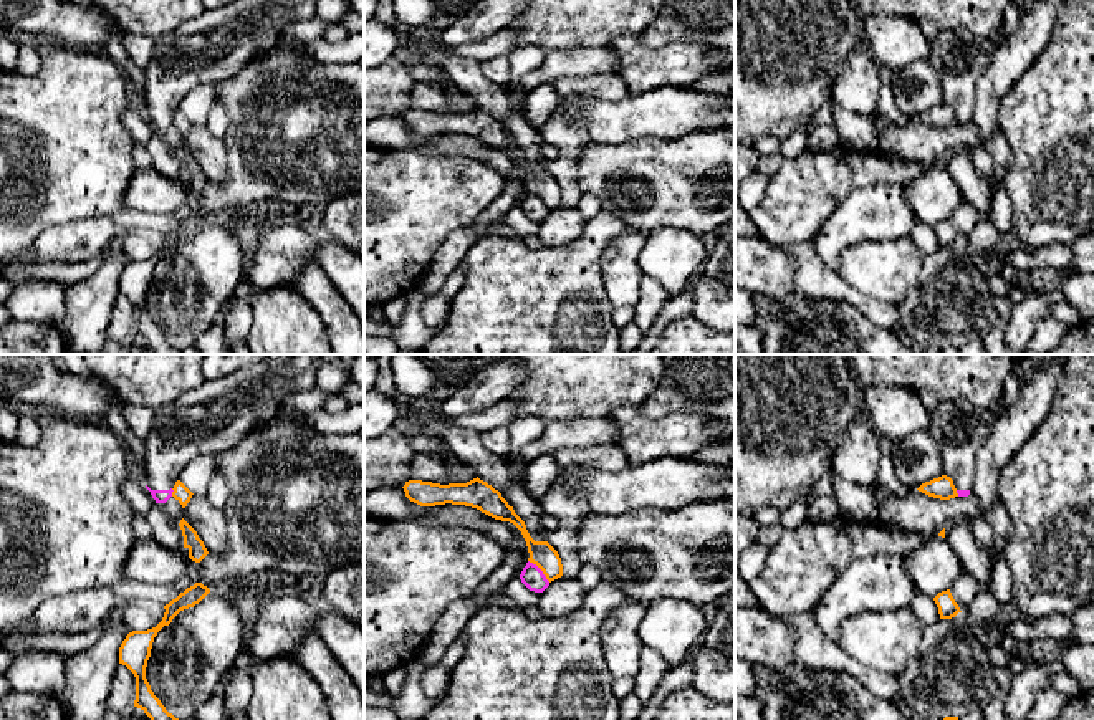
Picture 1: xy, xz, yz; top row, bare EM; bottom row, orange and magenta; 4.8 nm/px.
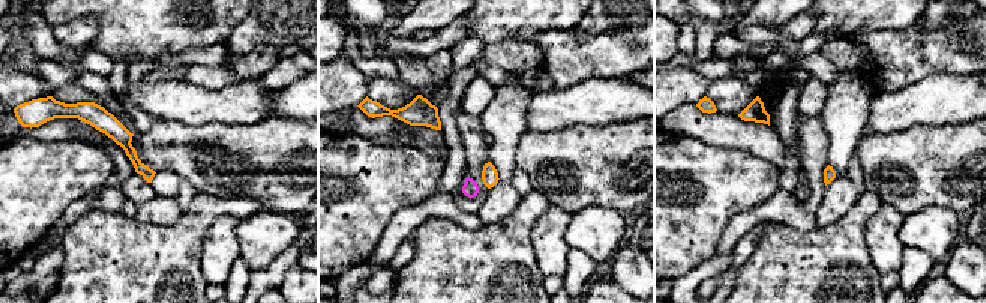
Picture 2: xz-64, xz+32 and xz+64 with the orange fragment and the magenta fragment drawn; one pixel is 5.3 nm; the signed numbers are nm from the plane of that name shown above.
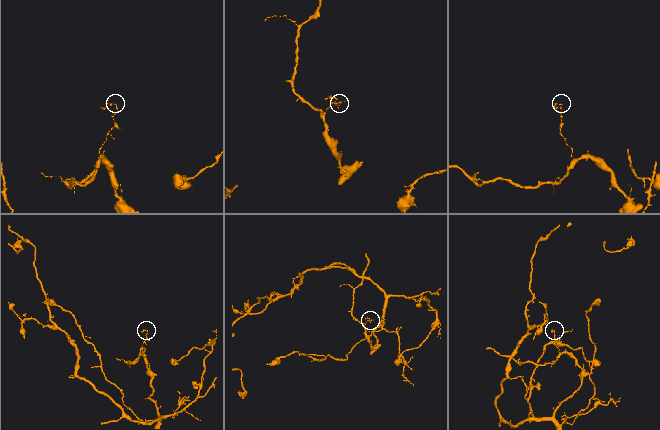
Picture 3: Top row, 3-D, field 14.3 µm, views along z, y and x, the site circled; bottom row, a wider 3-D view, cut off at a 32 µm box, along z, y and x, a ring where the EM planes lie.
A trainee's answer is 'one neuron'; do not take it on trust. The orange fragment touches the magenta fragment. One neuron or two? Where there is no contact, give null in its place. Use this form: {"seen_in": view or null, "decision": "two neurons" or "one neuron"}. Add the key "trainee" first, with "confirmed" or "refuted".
{"trainee": "refuted", "seen_in": "xz", "decision": "two neurons"}

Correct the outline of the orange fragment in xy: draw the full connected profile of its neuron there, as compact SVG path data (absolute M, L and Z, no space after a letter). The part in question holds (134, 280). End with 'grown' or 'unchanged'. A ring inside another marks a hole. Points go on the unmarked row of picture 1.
M195 212L187 217L164 235L164 247L156 257L129 262L119 276L119 293L126 295L136 306L134 336L141 338L151 348L152 354L180 354L180 349L169 343L154 324L146 308L146 296L151 286L154 266L164 255L169 255L180 240L194 237L209 222L210 218L202 212Z; unchanged

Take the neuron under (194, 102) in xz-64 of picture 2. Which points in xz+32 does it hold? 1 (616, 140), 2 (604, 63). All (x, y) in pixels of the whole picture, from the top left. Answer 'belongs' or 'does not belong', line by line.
1: does not belong
2: does not belong

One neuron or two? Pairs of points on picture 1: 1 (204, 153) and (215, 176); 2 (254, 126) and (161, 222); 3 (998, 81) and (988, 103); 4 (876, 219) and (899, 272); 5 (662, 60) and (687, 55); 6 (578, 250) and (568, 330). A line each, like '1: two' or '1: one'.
1: one
2: one
3: one
4: two
5: one
6: one

